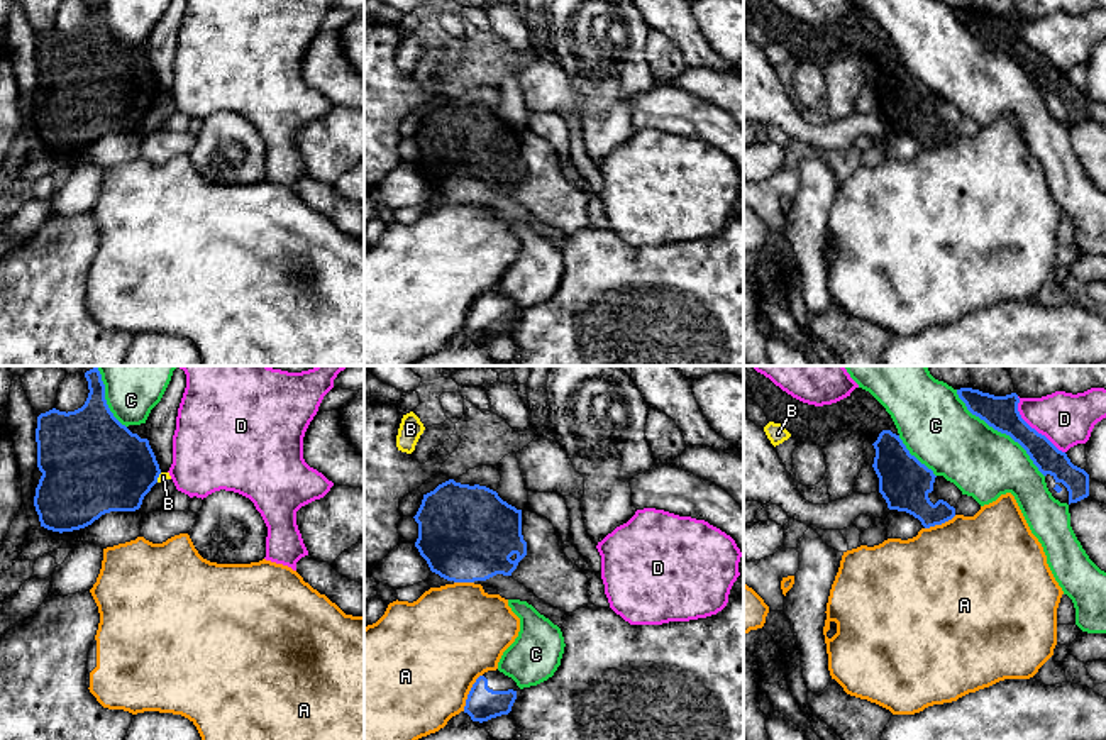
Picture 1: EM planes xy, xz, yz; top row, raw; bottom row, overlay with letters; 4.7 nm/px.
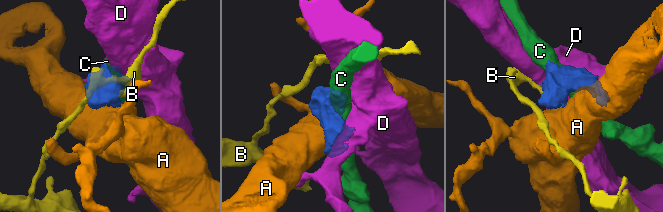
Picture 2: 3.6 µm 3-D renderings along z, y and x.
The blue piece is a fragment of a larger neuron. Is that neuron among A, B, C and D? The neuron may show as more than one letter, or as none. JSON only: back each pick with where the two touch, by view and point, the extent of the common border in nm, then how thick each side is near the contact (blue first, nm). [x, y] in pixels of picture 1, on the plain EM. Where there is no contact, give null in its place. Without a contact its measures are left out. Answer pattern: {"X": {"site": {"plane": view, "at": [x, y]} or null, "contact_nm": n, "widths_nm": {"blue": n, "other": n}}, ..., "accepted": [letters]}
{"accepted": []}

